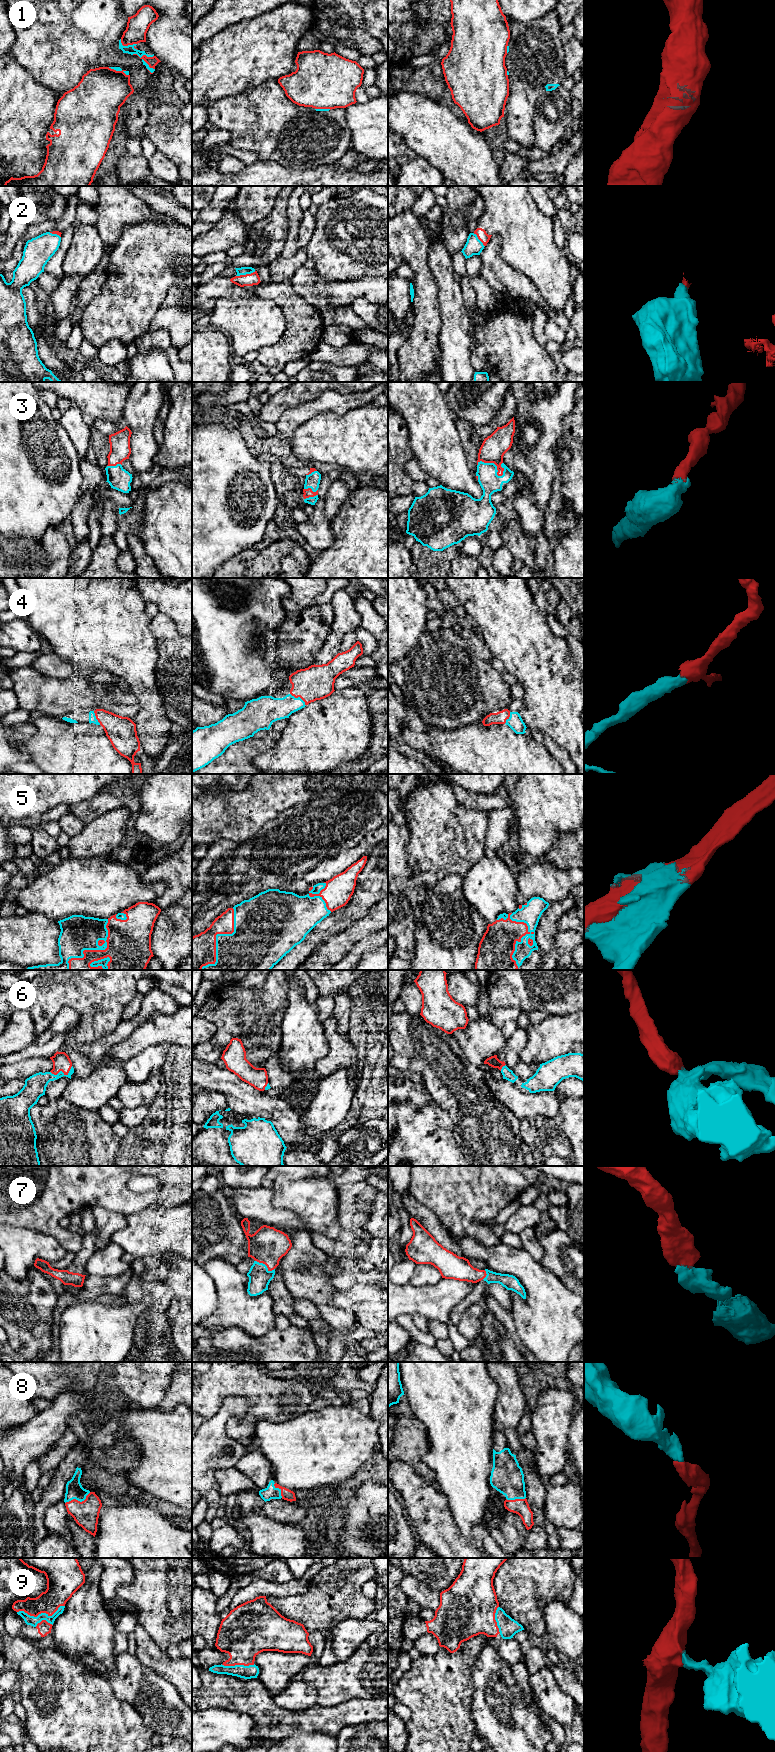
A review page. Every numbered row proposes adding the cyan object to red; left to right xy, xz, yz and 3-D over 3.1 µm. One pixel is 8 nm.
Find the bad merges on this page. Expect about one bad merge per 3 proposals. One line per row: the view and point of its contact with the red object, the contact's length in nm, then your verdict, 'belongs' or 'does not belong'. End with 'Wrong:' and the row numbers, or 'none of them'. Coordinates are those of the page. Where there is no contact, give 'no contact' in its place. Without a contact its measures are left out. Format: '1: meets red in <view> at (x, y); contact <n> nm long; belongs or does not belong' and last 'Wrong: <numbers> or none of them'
1: meets red in xy at (143, 59); contact 220 nm long; does not belong
2: meets red in xz at (246, 274); contact 170 nm long; belongs
3: meets red in yz at (494, 463); contact 240 nm long; belongs
4: meets red in xz at (299, 696); contact 160 nm long; belongs
5: meets red in xy at (94, 950); contact 500 nm long; belongs
6: meets red in xy at (62, 1071); contact 190 nm long; belongs
7: meets red in xz at (265, 1264); contact 180 nm long; belongs
8: meets red in xy at (78, 1501); contact 220 nm long; belongs
9: meets red in xy at (40, 1613); contact 380 nm long; belongs
Wrong: 1

